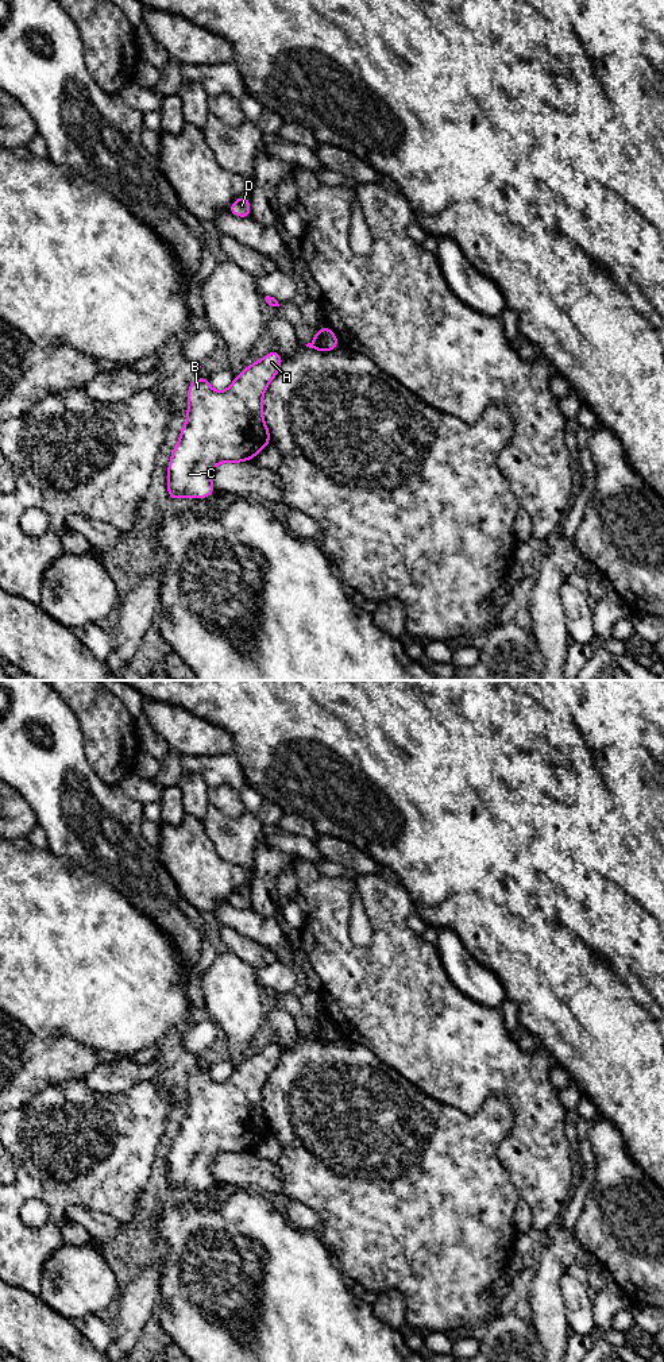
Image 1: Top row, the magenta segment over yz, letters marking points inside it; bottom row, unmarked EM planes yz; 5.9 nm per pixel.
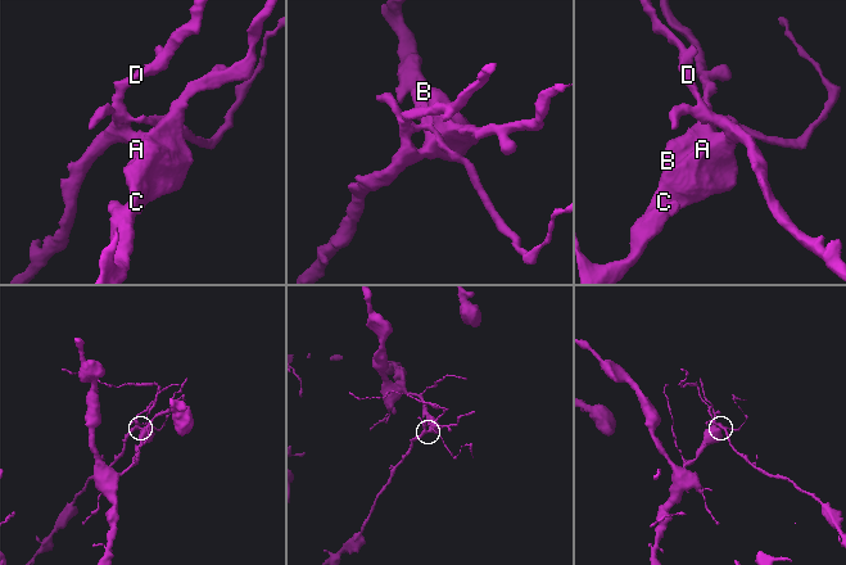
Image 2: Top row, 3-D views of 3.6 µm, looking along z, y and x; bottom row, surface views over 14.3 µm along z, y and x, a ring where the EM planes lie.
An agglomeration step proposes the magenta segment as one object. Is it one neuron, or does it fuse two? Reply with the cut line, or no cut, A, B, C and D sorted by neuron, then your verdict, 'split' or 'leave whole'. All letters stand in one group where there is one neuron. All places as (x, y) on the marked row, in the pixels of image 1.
cut in yz along (320, 330), (324, 346), (328, 350); A B C / D; split

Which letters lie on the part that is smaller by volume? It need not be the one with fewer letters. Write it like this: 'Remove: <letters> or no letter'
Remove: D

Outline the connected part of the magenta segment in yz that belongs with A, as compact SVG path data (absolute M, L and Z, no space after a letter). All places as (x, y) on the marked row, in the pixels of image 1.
M271 350L239 373L223 391L213 390L209 378L196 378L189 383L186 421L167 466L167 494L171 501L181 497L208 498L217 491L211 475L219 463L252 460L262 448L270 445L270 432L263 420L263 396L282 360L283 356Z

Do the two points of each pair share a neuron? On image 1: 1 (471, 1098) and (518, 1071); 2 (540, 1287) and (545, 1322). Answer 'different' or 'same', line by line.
1: same
2: same

